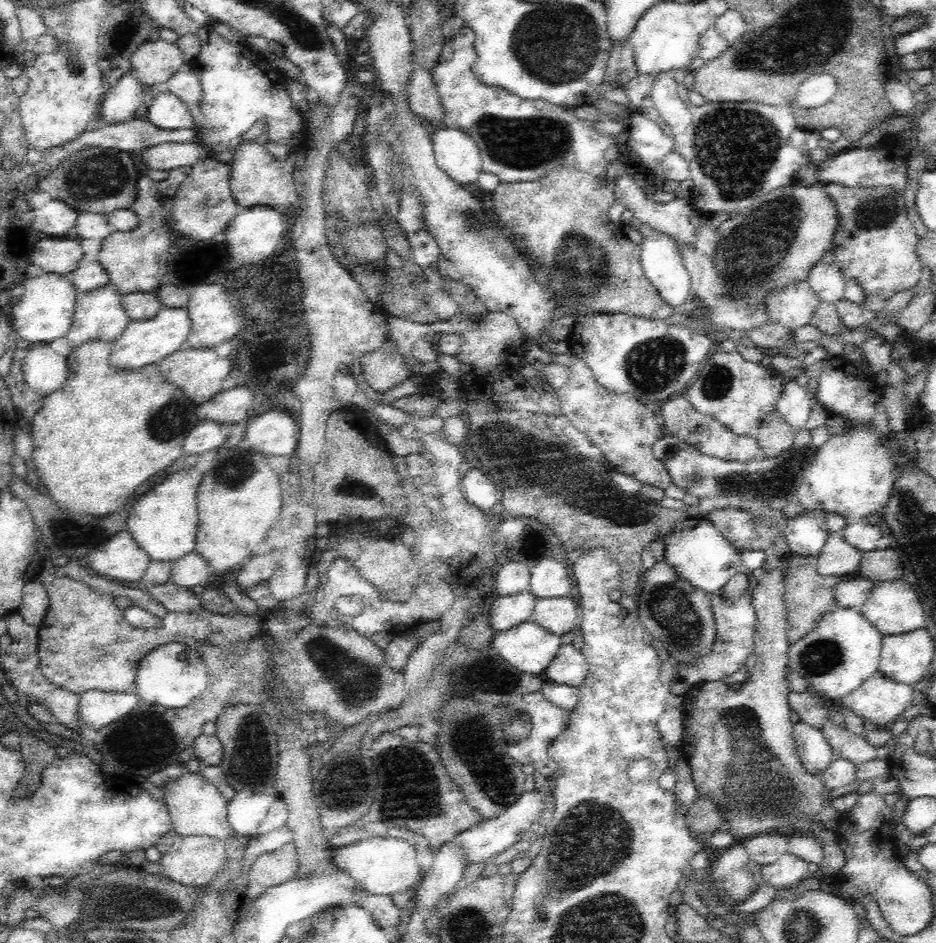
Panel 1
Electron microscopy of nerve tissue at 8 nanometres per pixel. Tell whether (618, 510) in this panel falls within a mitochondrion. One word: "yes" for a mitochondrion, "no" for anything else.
yes

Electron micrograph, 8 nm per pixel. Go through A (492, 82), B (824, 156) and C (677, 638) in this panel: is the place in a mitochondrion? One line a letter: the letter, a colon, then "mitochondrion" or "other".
A: other
B: other
C: other

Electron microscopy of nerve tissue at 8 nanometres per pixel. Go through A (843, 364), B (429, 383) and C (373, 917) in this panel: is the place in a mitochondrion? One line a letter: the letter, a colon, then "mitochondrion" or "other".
A: other
B: other
C: other

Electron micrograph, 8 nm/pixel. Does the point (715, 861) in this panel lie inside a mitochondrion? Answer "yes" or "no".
no

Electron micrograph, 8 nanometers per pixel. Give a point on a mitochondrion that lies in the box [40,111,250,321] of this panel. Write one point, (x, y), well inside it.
(90, 172)

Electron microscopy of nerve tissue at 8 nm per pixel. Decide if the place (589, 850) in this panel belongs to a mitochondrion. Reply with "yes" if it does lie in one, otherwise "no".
yes

